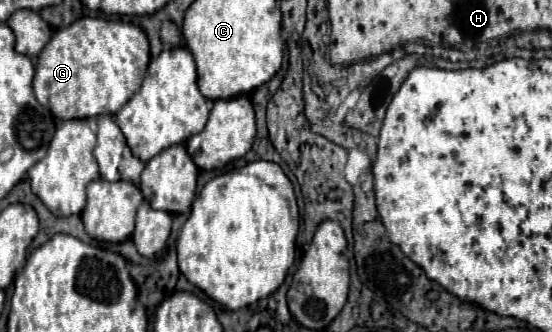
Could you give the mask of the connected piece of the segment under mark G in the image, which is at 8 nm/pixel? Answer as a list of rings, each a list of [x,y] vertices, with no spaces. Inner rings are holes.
[[[83,17],[69,27],[57,29],[37,57],[33,91],[41,105],[45,105],[57,119],[89,119],[97,115],[115,115],[131,95],[141,87],[145,69],[149,65],[149,41],[141,27],[121,21]]]

